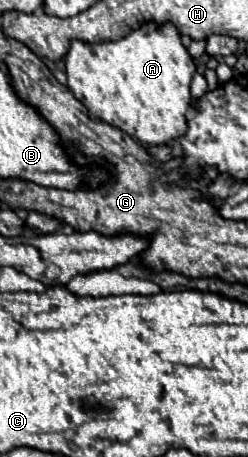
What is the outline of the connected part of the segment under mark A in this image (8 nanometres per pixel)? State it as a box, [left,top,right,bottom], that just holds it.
[64,23,196,145]

